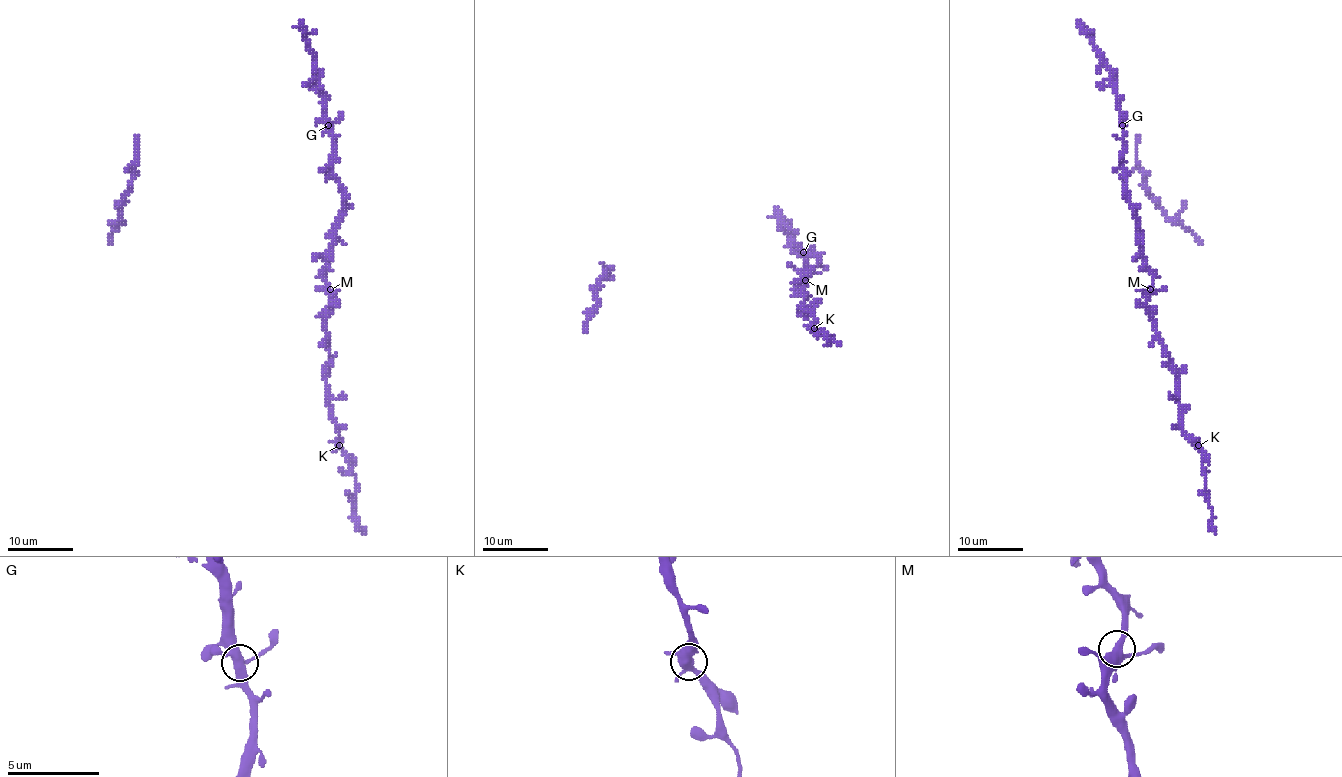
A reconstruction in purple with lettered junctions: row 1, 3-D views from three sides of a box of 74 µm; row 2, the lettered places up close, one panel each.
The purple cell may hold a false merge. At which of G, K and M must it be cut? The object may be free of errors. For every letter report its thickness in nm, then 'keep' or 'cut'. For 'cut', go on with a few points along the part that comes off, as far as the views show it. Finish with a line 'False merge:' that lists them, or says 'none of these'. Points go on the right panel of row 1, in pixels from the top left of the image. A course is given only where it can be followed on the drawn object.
G: calibre 360 nm; keep
K: calibre 400 nm; keep
M: calibre 360 nm; keep
False merge: none of these

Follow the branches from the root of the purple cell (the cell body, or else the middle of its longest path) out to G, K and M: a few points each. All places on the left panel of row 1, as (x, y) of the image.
G: (332, 169), (332, 131), (328, 125)
K: (332, 169), (343, 195), (337, 242), (327, 258), (327, 288), (333, 299), (327, 319), (327, 398), (338, 446)
M: (332, 169), (332, 176), (343, 195), (343, 212), (337, 242), (327, 258), (327, 286), (330, 289)

